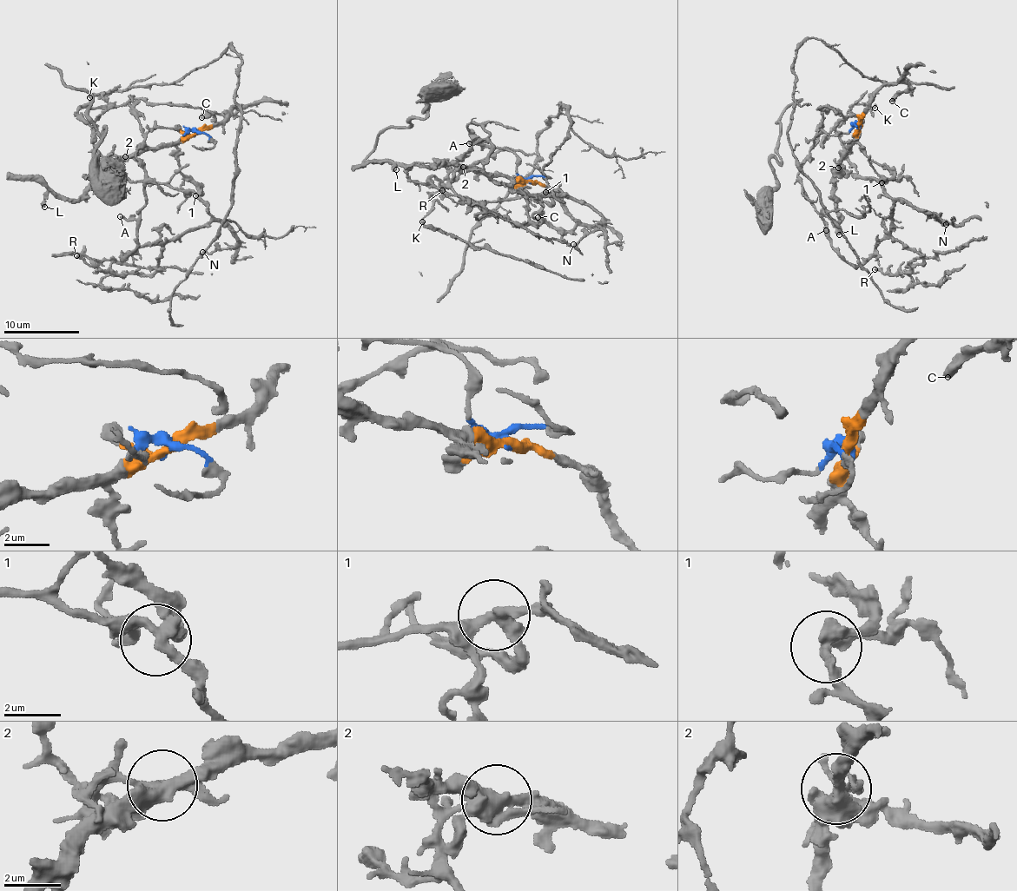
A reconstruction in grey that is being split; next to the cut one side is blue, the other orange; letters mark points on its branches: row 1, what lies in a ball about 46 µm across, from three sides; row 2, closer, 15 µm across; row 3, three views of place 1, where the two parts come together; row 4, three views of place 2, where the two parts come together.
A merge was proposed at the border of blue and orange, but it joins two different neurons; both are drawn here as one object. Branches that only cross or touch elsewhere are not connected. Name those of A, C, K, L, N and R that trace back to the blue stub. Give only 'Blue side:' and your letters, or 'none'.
Blue side: A, K, N, R

